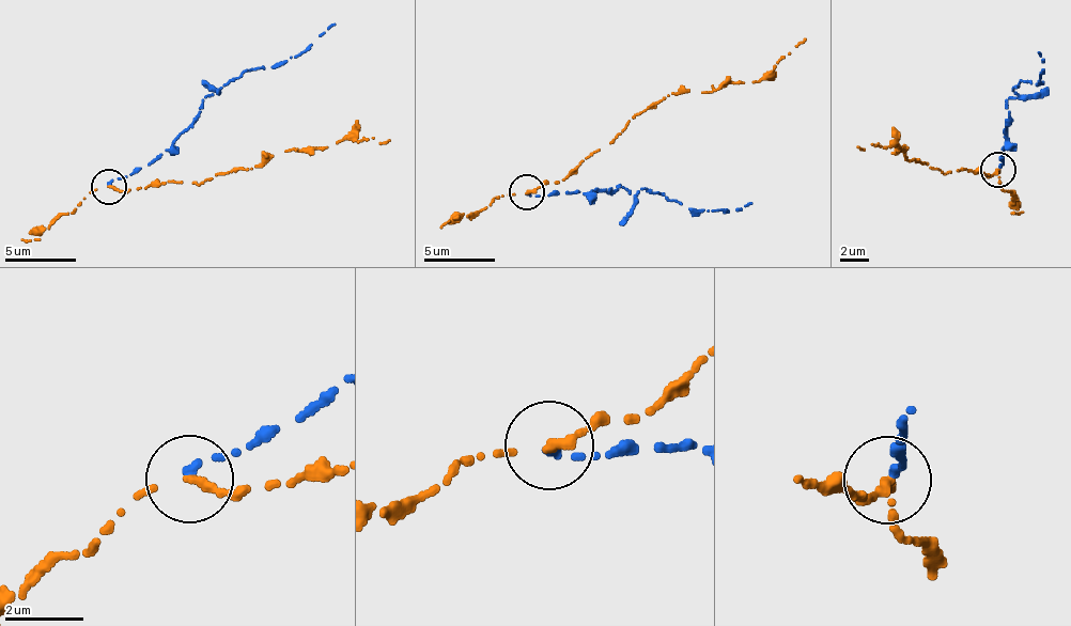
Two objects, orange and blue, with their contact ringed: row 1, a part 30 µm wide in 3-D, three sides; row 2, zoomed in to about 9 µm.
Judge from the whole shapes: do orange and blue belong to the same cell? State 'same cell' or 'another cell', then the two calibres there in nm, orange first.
another cell | 190/200 nm

